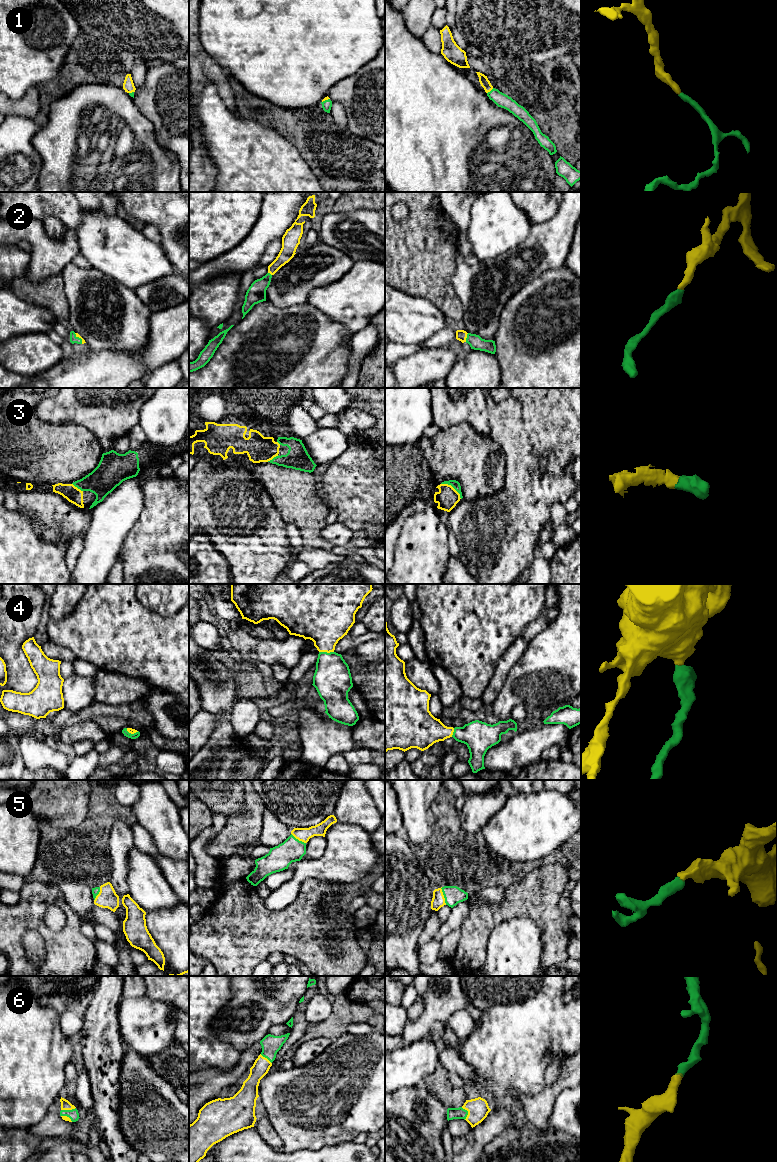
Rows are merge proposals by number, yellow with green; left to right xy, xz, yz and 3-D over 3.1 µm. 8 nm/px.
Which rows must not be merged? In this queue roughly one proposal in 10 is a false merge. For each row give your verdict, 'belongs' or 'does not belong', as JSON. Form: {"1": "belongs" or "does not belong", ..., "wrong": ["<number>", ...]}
{"1": "belongs", "2": "belongs", "3": "belongs", "4": "belongs", "5": "belongs", "6": "belongs", "wrong": []}

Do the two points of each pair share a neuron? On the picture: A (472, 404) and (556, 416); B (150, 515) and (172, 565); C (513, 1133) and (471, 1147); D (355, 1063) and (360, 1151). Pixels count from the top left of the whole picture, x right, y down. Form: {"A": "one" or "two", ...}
{"A": "two", "B": "one", "C": "two", "D": "two"}

